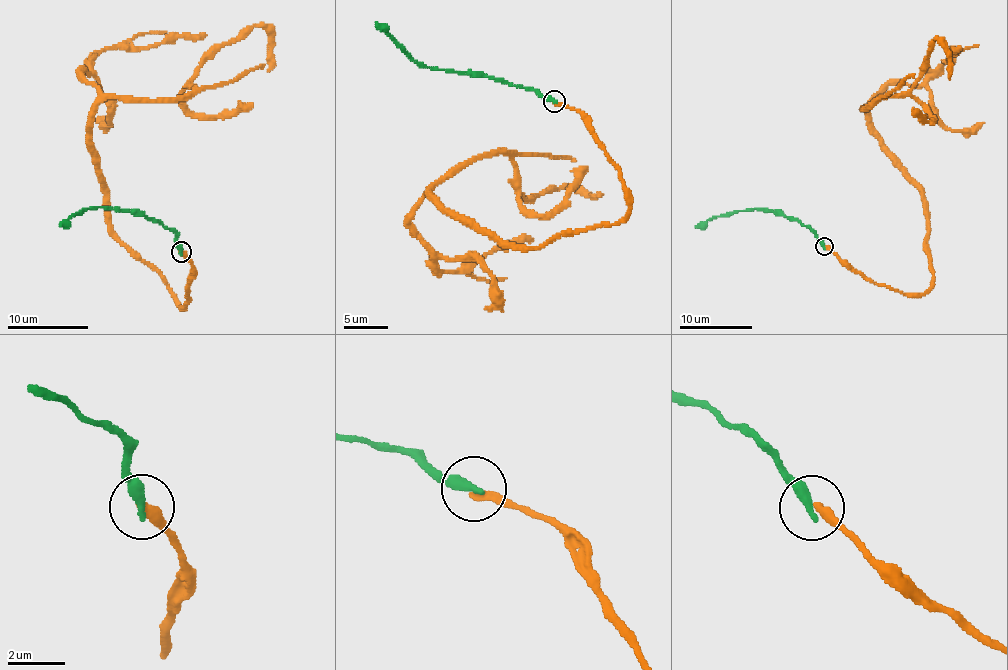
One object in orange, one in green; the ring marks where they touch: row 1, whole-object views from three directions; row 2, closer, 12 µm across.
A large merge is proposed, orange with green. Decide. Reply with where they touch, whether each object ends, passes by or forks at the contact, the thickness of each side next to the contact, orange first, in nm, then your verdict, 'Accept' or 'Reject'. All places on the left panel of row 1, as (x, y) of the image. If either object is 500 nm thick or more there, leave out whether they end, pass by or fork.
Place: (181, 252). At the ring orange ends. At the ring green ends. Thickness 300 nm (orange) against 400 nm. Reject

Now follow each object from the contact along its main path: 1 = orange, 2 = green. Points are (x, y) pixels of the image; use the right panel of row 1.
1: (826, 245), (893, 289), (930, 286), (920, 185), (864, 109), (901, 95), (934, 39), (947, 48), (949, 79)
2: (824, 245), (809, 227), (781, 213), (751, 209), (715, 216), (695, 227)

